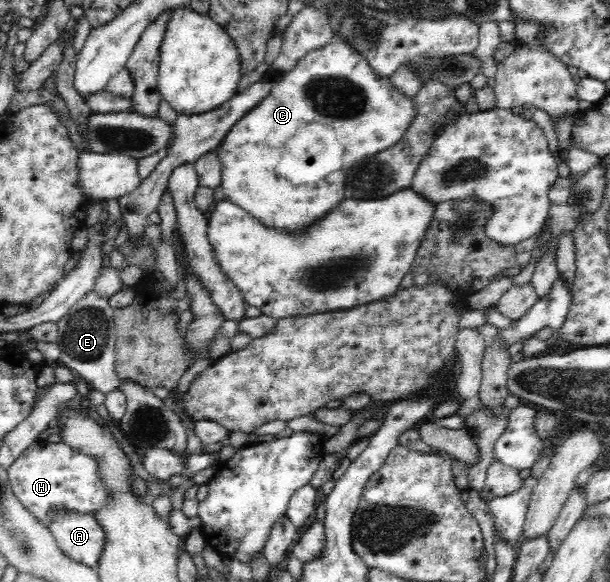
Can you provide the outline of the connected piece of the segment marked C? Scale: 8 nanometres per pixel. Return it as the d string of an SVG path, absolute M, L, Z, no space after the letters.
M336 24L333 25L333 31L335 39L333 39L329 45L323 46L323 49L317 49L317 51L305 54L305 57L297 61L297 65L294 65L293 69L277 75L273 89L271 89L261 101L255 104L255 107L251 107L251 109L229 129L227 135L223 137L223 141L215 147L221 162L220 187L223 188L224 196L227 200L231 200L241 207L241 209L250 213L265 227L292 229L292 231L295 231L295 229L303 229L303 227L315 223L317 219L321 219L325 214L328 214L331 209L339 205L339 201L343 201L346 173L353 167L353 164L357 160L375 155L375 153L379 153L385 148L395 145L395 143L403 137L403 133L405 133L405 129L409 127L411 119L415 117L413 100L397 91L395 86L389 82L388 76L377 76L371 69L371 66L369 66L368 61L355 49L352 49L352 47L337 34Z

